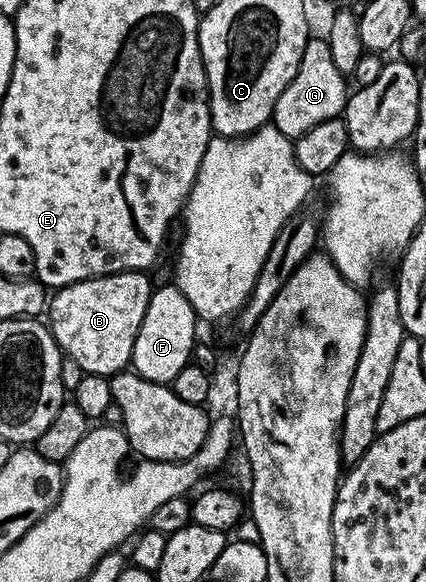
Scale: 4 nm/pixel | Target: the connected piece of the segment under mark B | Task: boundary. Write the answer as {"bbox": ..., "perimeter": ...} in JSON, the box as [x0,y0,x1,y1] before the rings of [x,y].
{"bbox":[48,270,152,376],"perimeter":[[[125,270],[119,274],[105,274],[103,278],[89,278],[71,286],[63,286],[58,294],[48,302],[48,325],[50,333],[58,342],[58,348],[67,359],[70,358],[79,366],[82,374],[104,374],[113,376],[125,371],[131,365],[135,355],[134,345],[140,332],[140,324],[144,320],[144,312],[148,308],[148,300],[152,293],[151,275],[136,270]]]}

